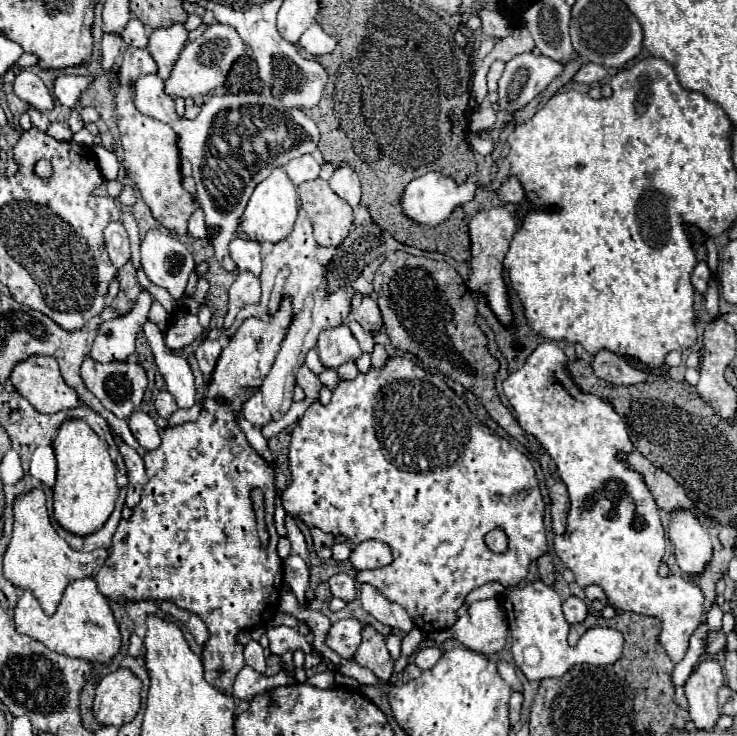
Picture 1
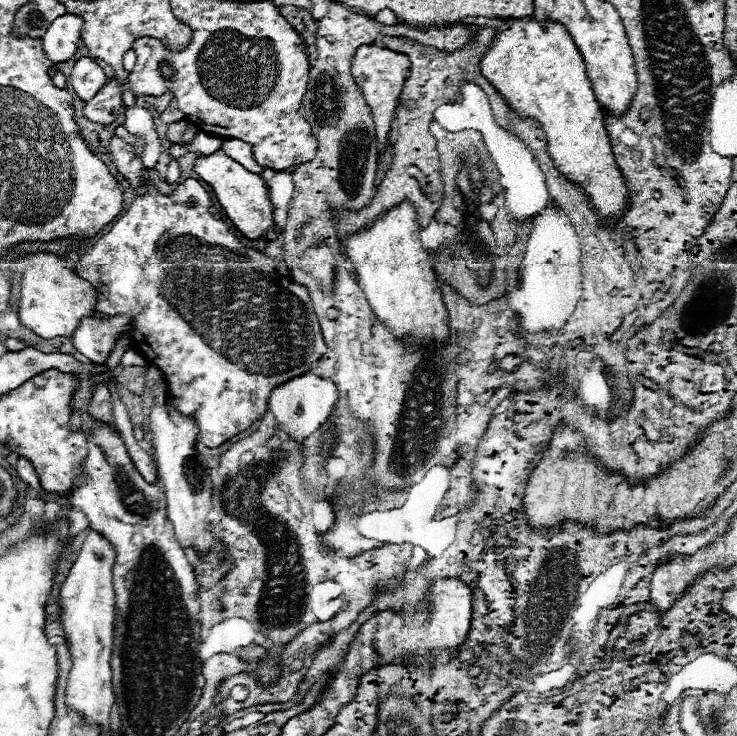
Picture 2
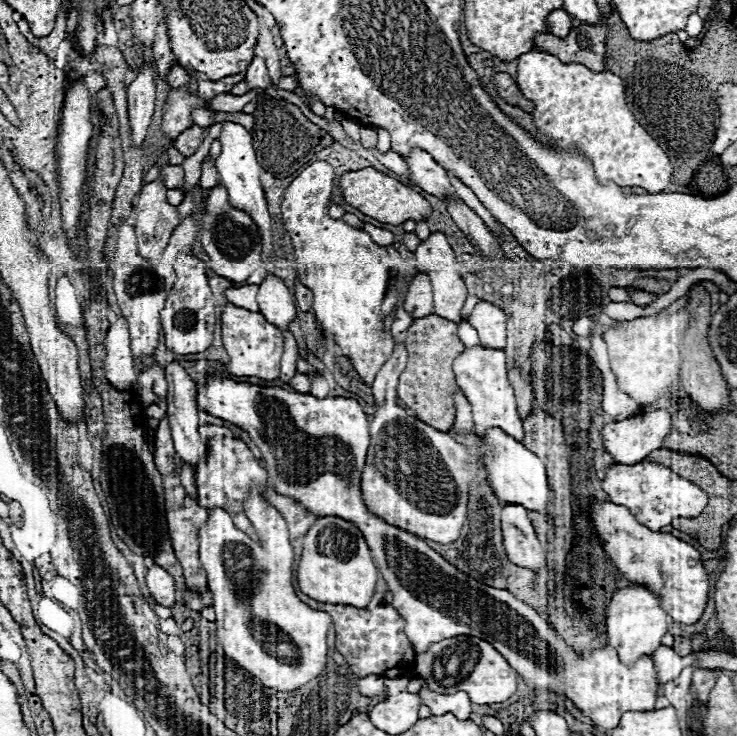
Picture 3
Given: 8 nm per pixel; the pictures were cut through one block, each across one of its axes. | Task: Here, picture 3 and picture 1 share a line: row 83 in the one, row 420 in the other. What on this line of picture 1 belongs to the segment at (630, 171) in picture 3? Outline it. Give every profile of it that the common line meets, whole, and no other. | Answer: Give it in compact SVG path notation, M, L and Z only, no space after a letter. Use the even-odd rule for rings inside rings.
M540 344L530 354L526 364L518 372L510 374L504 382L504 394L514 408L520 428L526 434L532 434L540 442L540 446L552 456L558 474L570 494L572 506L568 512L568 526L562 536L554 538L554 550L566 564L566 568L574 572L576 584L580 588L598 584L608 598L608 606L612 606L614 610L630 610L658 618L662 622L658 642L670 656L670 660L678 664L688 650L690 636L702 624L704 610L700 608L704 608L704 594L696 582L684 580L682 576L658 576L658 566L666 548L664 528L658 518L658 506L648 492L642 476L638 472L628 470L628 466L616 458L616 452L632 450L626 424L608 402L602 402L592 394L584 394L572 382L566 370L566 362L568 358L556 344Z

